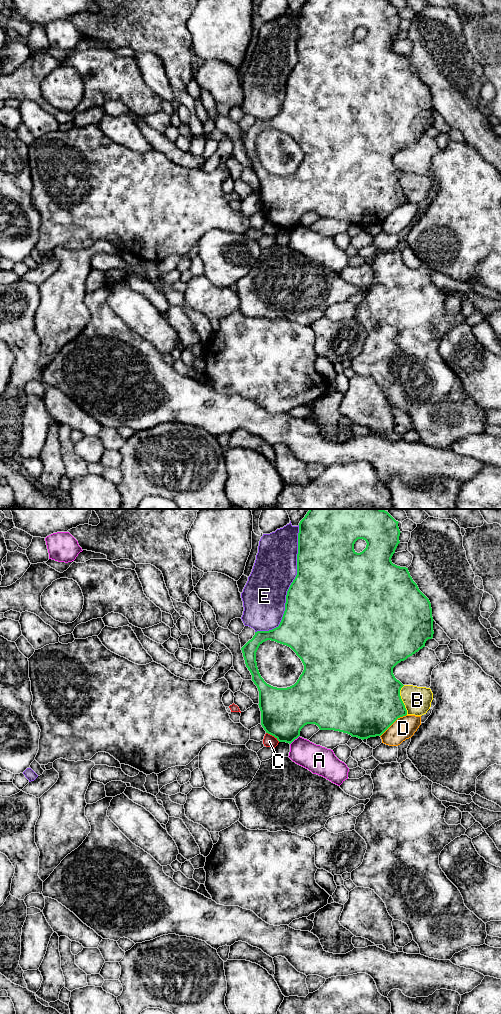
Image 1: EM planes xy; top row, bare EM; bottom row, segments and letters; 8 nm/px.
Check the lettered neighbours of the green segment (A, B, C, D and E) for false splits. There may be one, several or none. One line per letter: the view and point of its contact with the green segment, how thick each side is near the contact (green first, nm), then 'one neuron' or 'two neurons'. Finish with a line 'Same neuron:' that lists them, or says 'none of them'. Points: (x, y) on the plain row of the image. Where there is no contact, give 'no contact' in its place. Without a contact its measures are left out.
A: contact xy (294, 227); calibres 380 and 220 nm; two neurons
B: contact xy (401, 188); calibres 500 and 220 nm; two neurons
C: contact xy (273, 223); calibres 380 and 100 nm; two neurons
D: contact xy (393, 210); calibres 500 and 180 nm; two neurons
E: contact xy (289, 75); calibres 500 and 360 nm; two neurons
Same neuron: none of them

